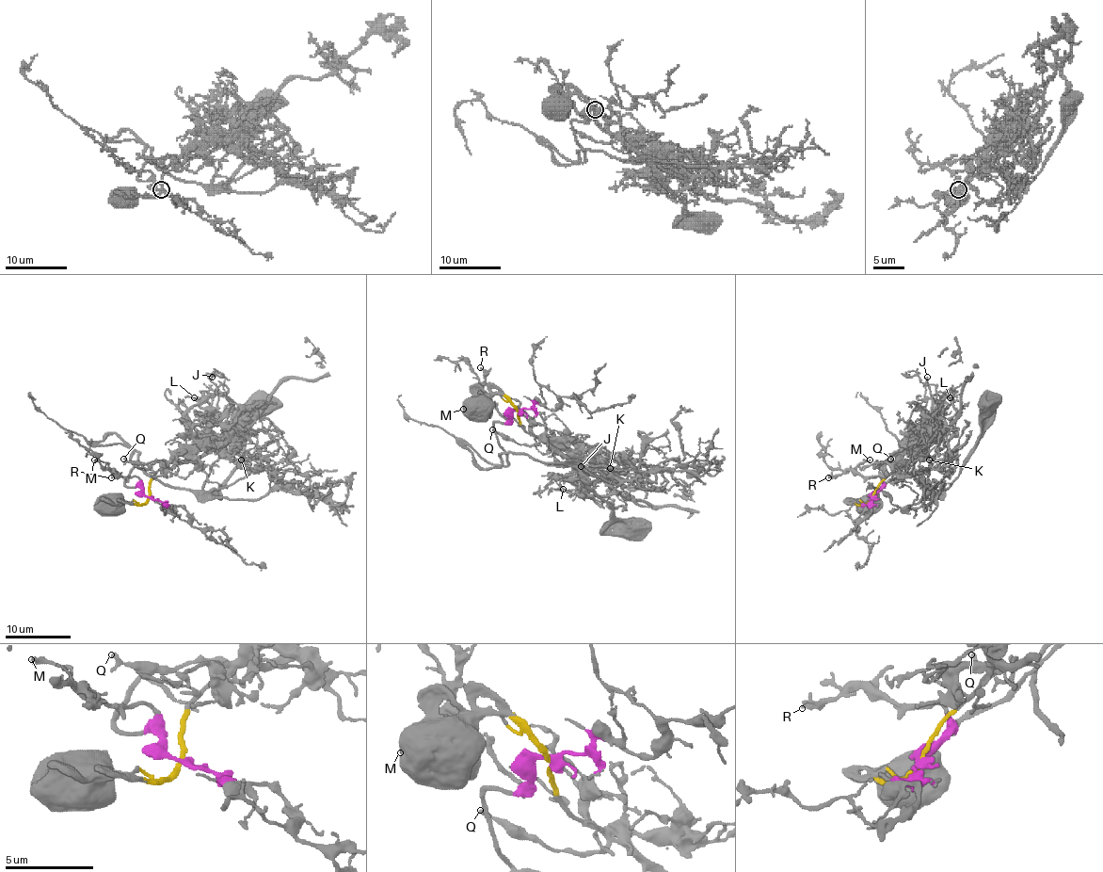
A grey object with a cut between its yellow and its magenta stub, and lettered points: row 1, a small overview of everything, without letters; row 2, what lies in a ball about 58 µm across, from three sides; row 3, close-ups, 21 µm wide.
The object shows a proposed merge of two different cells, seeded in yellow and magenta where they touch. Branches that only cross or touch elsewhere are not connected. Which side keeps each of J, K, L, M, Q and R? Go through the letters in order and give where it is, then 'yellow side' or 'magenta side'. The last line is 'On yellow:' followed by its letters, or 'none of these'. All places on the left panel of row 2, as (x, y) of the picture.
J: at (212, 377); yellow side
K: at (241, 460); magenta side
L: at (194, 397); magenta side
M: at (94, 460); magenta side
Q: at (123, 459); yellow side
R: at (111, 477); magenta side
On yellow: J, Q

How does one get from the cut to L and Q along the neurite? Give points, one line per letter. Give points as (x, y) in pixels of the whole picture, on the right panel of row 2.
L: (871, 497), (910, 467), (923, 489), (930, 473), (930, 461), (956, 433), (958, 412), (950, 397)
Q: (871, 497), (896, 467), (903, 467), (905, 464), (905, 461), (901, 462), (891, 458)

